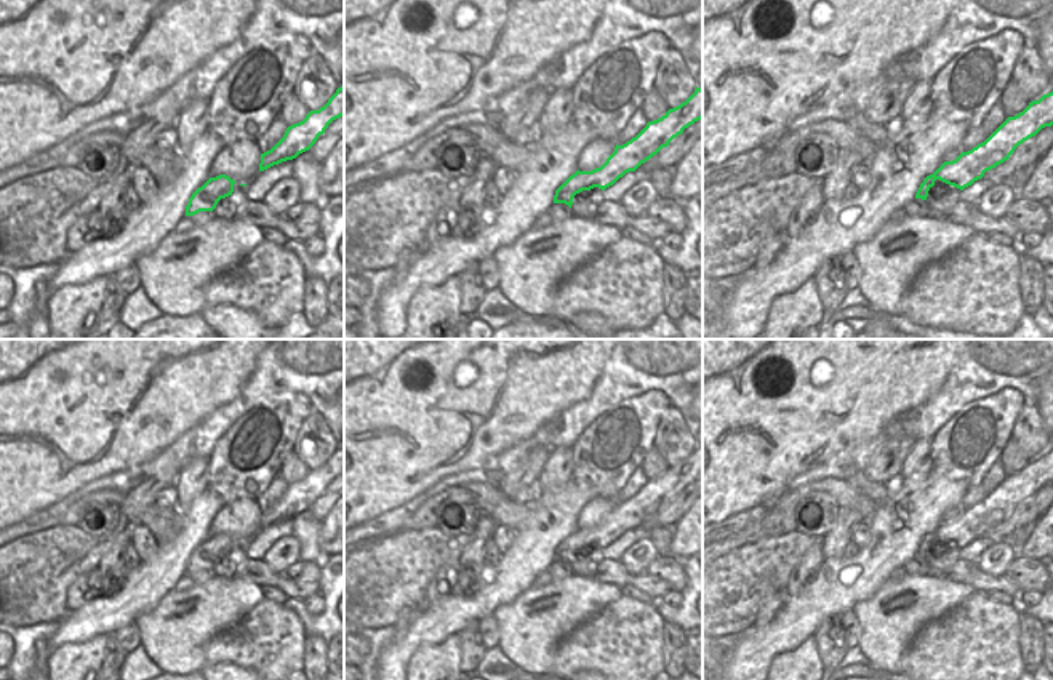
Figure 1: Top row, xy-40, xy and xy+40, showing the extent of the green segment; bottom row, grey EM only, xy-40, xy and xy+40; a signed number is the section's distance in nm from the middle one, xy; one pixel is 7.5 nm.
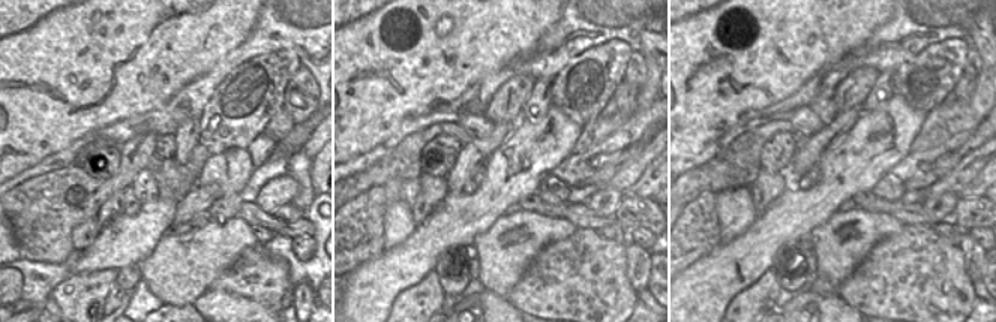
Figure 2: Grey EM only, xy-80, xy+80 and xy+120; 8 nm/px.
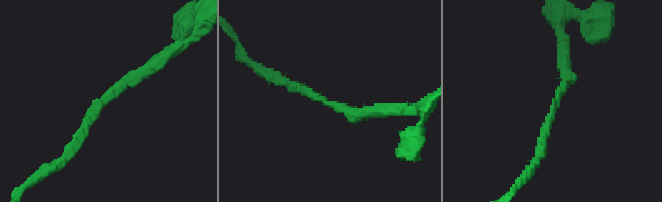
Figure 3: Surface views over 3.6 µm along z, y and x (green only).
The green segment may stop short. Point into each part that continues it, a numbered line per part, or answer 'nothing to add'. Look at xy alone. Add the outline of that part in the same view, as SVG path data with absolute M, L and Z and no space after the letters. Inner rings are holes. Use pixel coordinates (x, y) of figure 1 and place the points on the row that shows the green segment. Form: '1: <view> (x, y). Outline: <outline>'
nothing to add.

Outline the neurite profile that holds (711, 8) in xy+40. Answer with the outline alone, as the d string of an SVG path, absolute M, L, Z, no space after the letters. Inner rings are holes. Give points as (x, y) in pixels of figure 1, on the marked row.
M703 0L703 168L720 165L735 155L757 147L770 134L786 128L799 115L805 115L818 107L823 107L837 96L850 96L863 83L875 80L888 64L925 46L941 30L957 2L959 0Z

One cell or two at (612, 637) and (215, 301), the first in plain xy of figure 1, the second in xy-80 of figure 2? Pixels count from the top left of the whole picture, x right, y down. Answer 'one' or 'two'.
two

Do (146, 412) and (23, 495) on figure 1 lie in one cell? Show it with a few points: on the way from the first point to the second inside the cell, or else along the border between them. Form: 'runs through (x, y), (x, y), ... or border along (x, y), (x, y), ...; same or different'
runs through (116, 424), (95, 424), (53, 464); same

